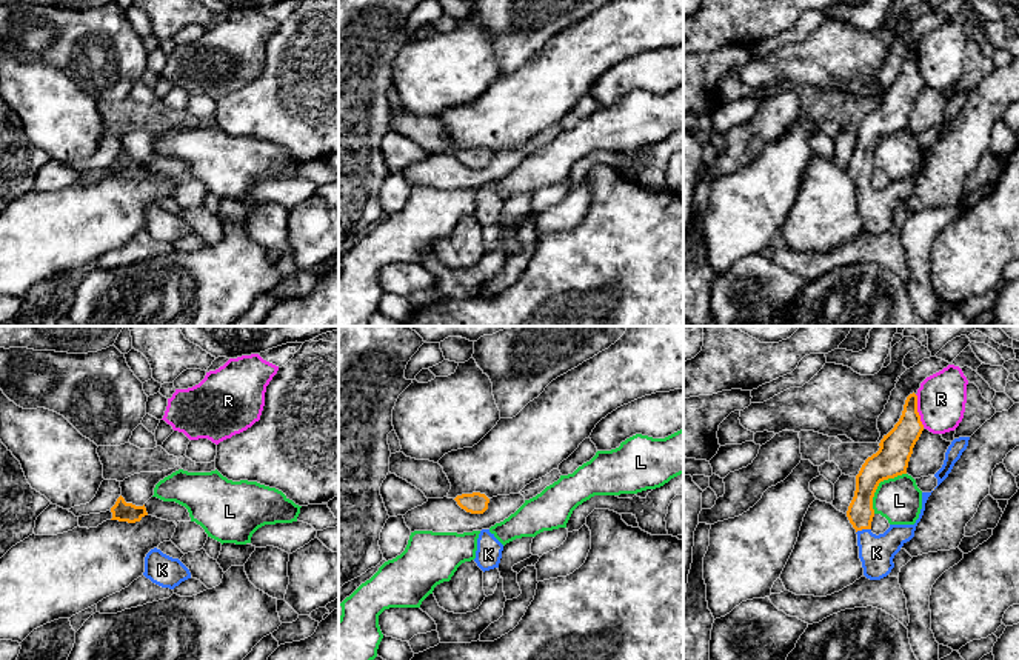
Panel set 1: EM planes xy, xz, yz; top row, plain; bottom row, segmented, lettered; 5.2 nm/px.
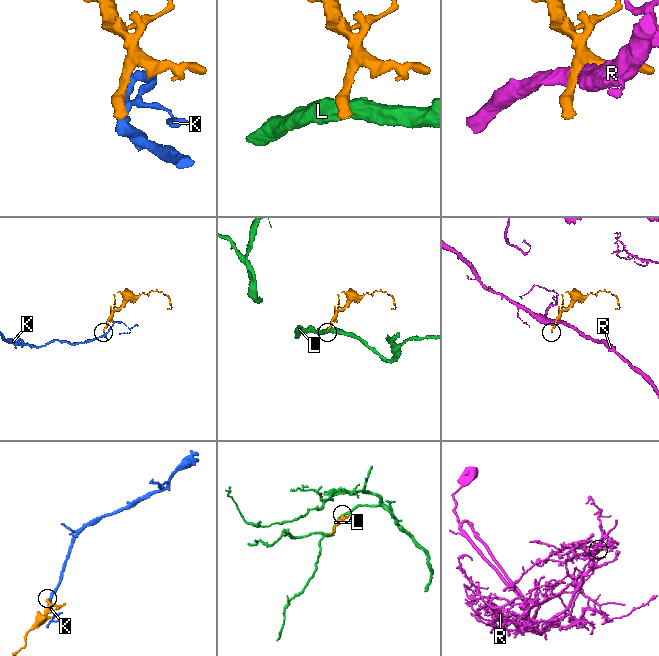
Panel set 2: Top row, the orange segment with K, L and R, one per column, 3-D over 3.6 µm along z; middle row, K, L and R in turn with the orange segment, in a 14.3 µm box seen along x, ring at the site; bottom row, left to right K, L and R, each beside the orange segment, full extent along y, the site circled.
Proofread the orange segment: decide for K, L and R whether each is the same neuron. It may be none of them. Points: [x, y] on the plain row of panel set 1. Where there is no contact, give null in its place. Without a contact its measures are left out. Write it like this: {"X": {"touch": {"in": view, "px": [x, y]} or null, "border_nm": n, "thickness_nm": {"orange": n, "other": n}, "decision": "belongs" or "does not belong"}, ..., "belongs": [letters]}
{"K": {"touch": {"in": "yz", "px": [862, 183]}, "border_nm": 80, "thickness_nm": {"orange": 140, "other": 190}, "decision": "belongs"}, "L": {"touch": {"in": "yz", "px": [878, 140]}, "border_nm": 280, "thickness_nm": {"orange": 170, "other": 240}, "decision": "does not belong"}, "R": {"touch": {"in": "yz", "px": [916, 66]}, "border_nm": 180, "thickness_nm": {"orange": 170, "other": 260}, "decision": "does not belong"}, "belongs": ["K"]}

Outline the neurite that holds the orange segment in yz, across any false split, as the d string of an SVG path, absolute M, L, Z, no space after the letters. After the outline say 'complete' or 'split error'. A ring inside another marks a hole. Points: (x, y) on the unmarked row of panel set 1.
M913 48L907 52L902 71L894 83L884 91L879 98L879 106L868 112L862 120L859 129L856 131L856 146L854 152L848 162L847 172L857 189L859 214L862 217L864 231L870 235L880 235L887 232L894 223L893 214L900 206L900 203L914 192L917 178L920 177L925 158L931 148L922 148L922 165L919 174L914 180L890 180L884 189L871 188L871 177L874 172L873 152L880 137L894 134L897 131L907 129L908 117L913 109L913 103L924 86L920 71L917 68L917 51Z | split error

